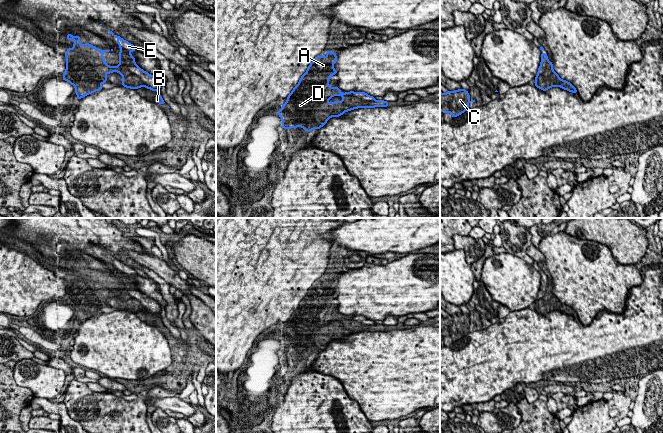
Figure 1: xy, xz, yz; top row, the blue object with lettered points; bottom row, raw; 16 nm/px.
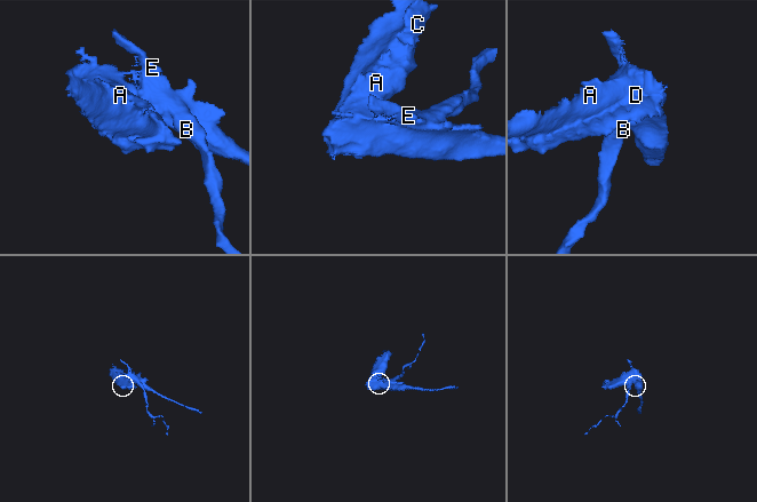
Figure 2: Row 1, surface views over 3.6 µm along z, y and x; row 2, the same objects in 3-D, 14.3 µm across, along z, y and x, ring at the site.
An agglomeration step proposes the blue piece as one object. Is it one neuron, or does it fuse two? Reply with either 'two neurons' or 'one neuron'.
two neurons

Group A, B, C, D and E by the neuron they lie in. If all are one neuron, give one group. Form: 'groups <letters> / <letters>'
groups A C D E / B

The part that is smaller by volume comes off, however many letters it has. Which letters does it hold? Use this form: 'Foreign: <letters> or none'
Foreign: B

